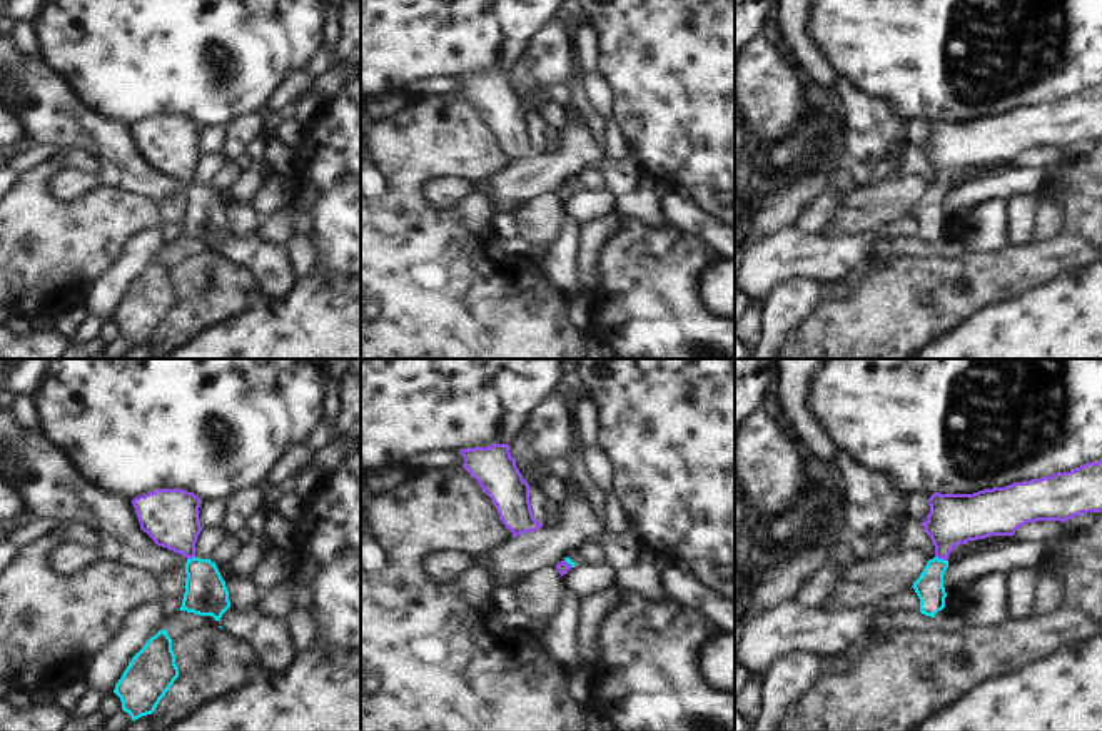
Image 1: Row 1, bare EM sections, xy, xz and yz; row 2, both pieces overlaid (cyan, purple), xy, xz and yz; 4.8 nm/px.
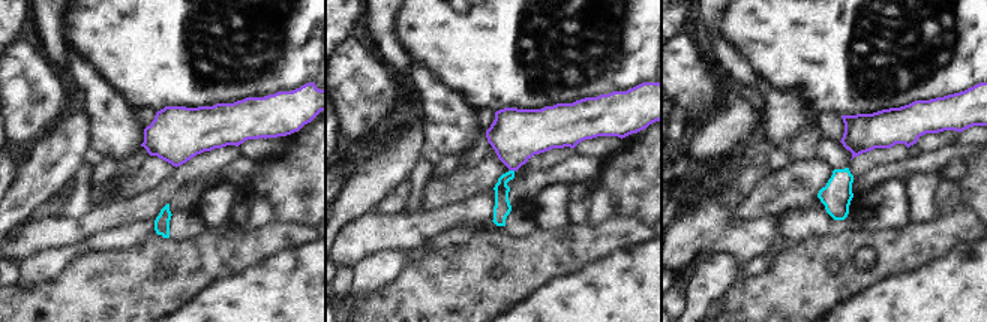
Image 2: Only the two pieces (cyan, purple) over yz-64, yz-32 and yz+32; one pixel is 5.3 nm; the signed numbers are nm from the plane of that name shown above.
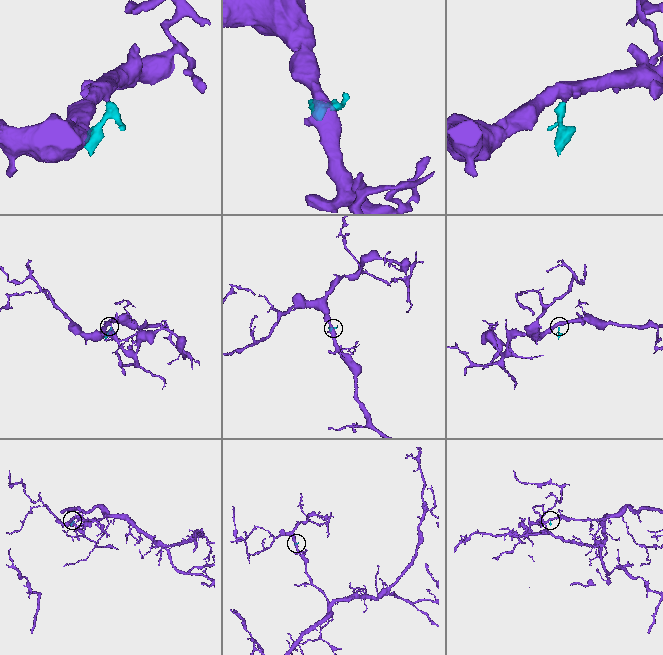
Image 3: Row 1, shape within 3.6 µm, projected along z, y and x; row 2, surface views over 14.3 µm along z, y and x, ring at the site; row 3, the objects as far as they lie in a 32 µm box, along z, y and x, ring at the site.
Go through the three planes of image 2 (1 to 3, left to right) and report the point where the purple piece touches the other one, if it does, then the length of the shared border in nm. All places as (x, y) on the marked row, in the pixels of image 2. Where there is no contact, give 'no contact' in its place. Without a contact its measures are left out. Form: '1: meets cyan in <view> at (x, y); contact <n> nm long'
1: no contact
2: meets cyan in yz-32 at (512, 171); contact 30 nm long
3: no contact

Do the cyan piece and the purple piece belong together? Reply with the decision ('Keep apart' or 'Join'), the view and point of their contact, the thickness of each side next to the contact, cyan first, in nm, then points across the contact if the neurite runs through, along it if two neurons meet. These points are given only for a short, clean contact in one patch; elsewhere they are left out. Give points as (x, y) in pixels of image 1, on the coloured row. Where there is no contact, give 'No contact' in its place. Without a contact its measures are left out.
Join. Touches cyan at yz (942, 559). Thickness 140 nm (cyan) against 240 nm. Path across: yz (929, 588), (934, 569), (942, 559), (947, 526), (954, 519)

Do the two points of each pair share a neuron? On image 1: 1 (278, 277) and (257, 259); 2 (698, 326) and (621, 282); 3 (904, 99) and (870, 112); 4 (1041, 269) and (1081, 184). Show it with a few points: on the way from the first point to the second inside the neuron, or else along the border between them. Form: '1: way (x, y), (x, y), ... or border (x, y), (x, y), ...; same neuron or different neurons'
1: way (272, 272), (262, 262); same neuron
2: way (680, 326), (668, 326), (640, 297); same neuron
3: border (855, 84), (884, 100), (907, 122); different neurons
4: border (1062, 231), (1084, 241); different neurons

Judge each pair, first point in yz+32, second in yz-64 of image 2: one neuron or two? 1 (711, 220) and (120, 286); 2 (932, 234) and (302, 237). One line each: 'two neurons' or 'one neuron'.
1: two neurons
2: one neuron

